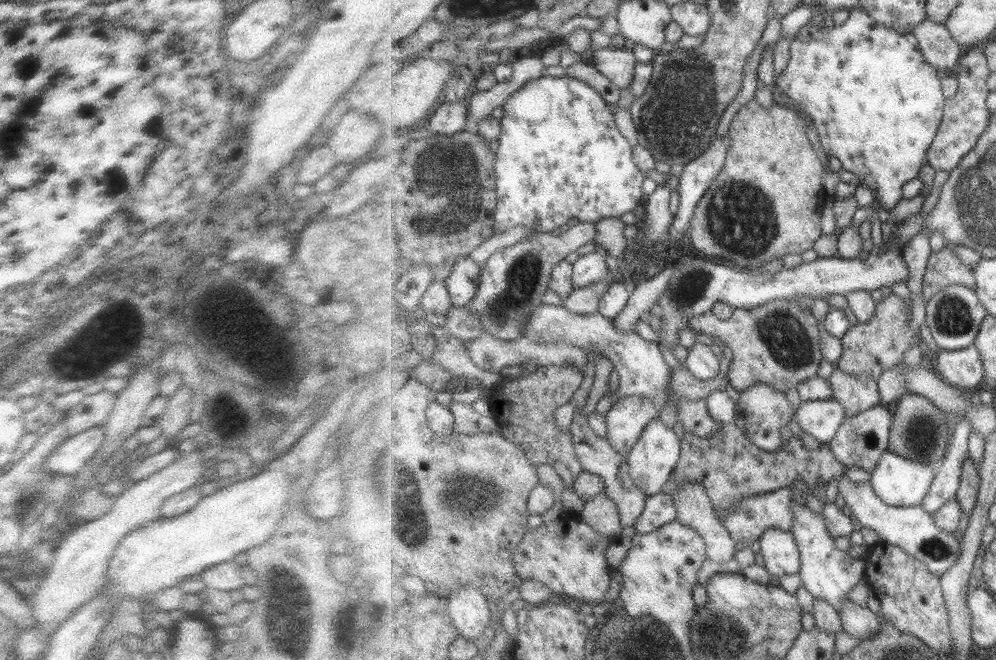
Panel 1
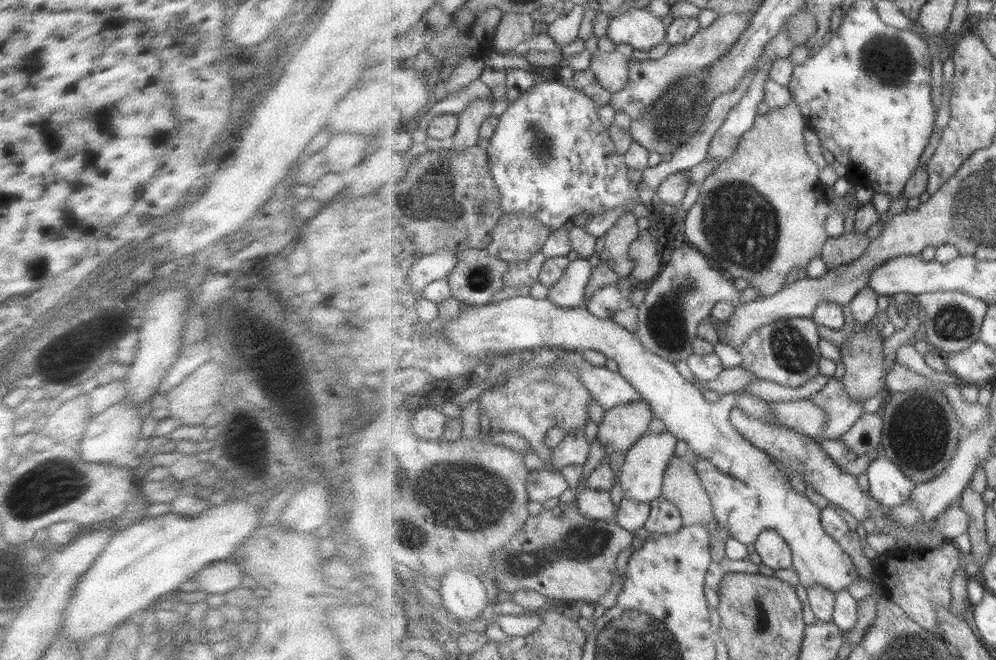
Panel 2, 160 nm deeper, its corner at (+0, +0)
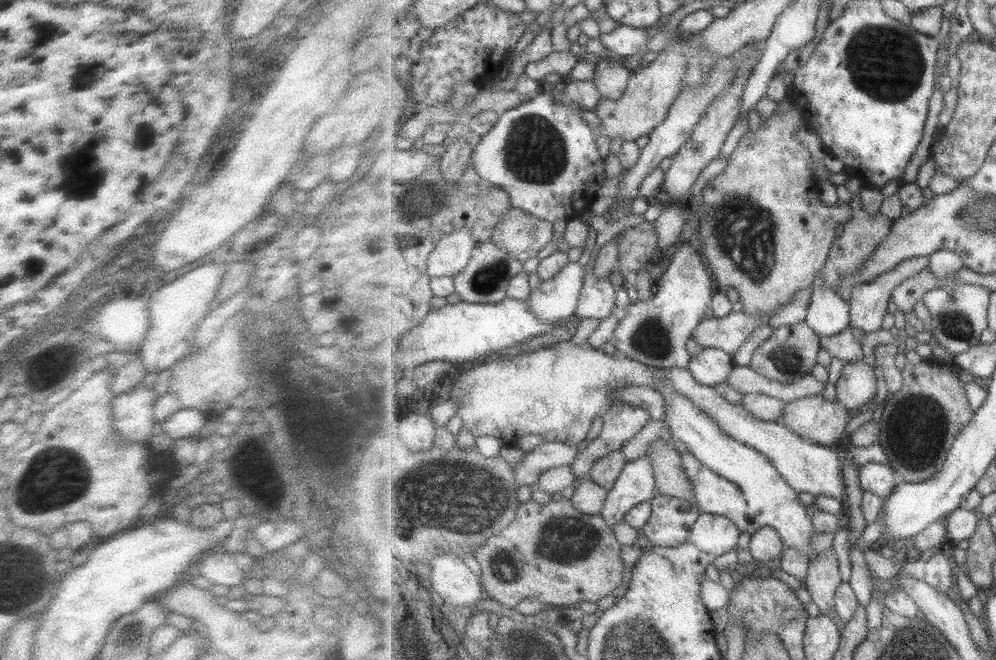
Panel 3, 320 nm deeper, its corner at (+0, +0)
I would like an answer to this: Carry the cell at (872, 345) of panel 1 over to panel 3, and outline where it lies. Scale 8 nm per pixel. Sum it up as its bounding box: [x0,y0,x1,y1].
[835,360,877,411]

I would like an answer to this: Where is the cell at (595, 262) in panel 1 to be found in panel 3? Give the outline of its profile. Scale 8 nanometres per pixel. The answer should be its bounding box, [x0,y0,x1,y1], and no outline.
[528,262,585,324]

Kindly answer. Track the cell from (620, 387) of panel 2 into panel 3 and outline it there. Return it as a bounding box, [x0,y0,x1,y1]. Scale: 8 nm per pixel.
[616,386,665,422]

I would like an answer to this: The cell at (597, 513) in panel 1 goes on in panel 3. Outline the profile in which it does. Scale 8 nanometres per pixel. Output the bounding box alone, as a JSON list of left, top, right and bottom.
[571,475,610,515]

